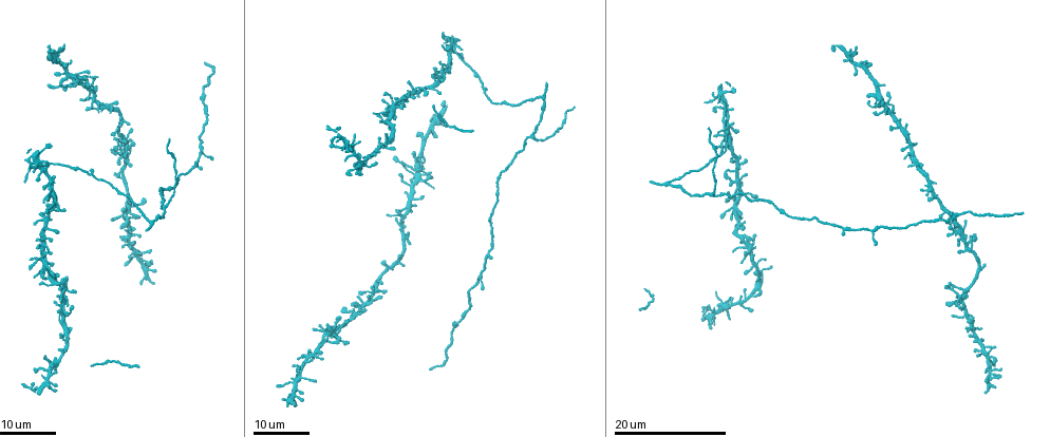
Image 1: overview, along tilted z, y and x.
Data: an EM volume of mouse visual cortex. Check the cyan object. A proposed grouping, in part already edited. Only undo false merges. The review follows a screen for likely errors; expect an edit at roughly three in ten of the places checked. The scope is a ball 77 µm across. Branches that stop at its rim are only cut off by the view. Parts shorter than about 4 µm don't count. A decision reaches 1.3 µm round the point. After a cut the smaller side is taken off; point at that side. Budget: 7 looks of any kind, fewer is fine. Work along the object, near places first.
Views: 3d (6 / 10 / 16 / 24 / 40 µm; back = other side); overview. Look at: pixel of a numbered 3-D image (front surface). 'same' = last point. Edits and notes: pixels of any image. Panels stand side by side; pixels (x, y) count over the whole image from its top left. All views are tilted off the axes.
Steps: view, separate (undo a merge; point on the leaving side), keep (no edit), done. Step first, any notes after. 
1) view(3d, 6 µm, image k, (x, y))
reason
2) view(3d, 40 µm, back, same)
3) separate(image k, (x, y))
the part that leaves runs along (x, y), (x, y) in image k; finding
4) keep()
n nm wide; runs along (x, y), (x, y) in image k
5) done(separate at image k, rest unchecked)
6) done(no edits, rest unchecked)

view(3d, 24 µm, image 1, (531, 134))

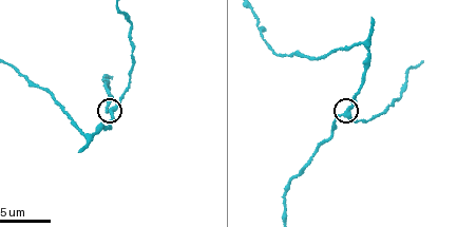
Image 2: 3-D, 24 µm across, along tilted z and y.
view(3d, 10 µm, image 2, (343, 116))

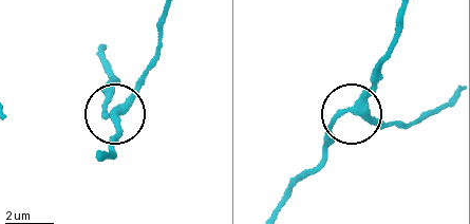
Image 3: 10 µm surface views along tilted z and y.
keep()
side arm 16 µm; 3 arms; continuous, no second cell

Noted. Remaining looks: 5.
view(3d, 16 µm, image 1, (417, 169))
three arms meet

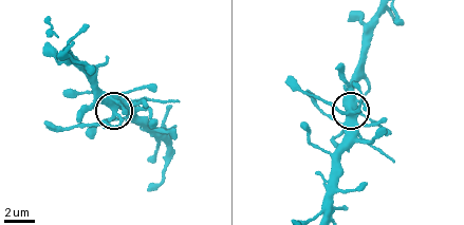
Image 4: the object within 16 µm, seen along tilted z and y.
view(3d, 10 µm, image 4, (115, 115))

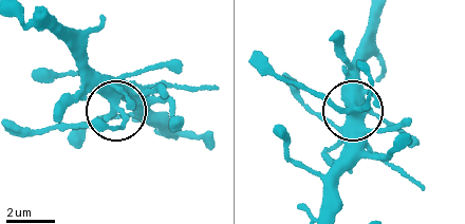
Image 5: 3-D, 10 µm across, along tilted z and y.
keep()
runs along (331, 209), (357, 117), (303, 87) in image 5; all the same cell

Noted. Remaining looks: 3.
view(3d, 16 µm, image 1, (870, 231))
three arms meet

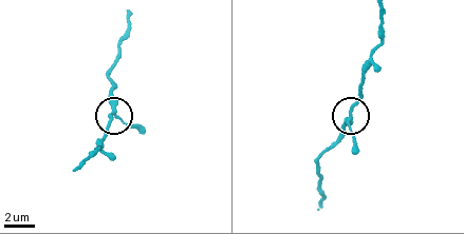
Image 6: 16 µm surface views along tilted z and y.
view(3d, 6 µm, image 6, (353, 109))

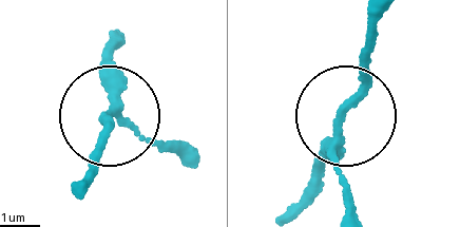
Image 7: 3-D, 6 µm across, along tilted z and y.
view(3d, 6 µm, back, image 7, (339, 115))
other side

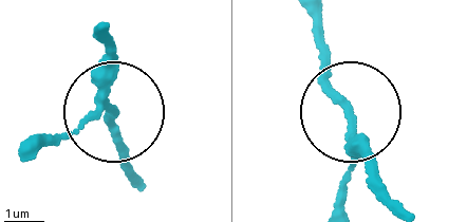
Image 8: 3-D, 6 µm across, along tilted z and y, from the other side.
keep()
3 arms; runs along (125, 169), (97, 93), (104, 49) in image 8; one cell here

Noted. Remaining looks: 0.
done(no edits, rest unchecked)

